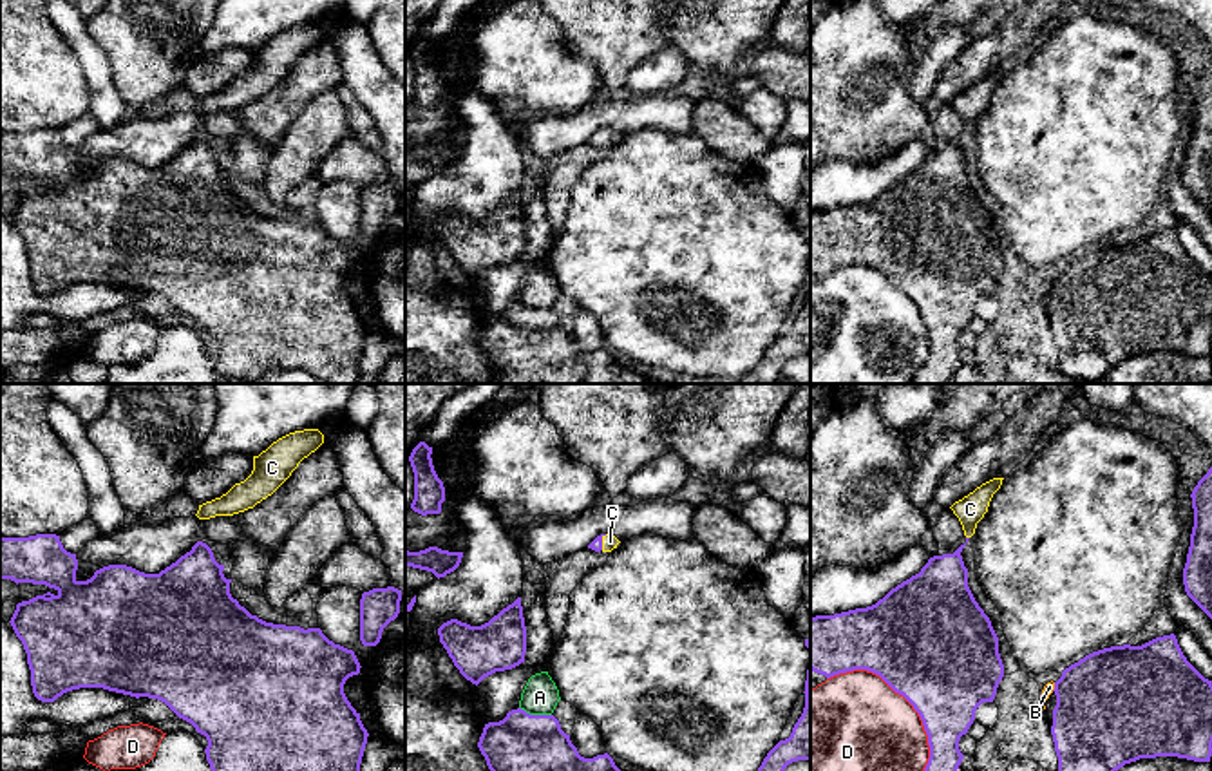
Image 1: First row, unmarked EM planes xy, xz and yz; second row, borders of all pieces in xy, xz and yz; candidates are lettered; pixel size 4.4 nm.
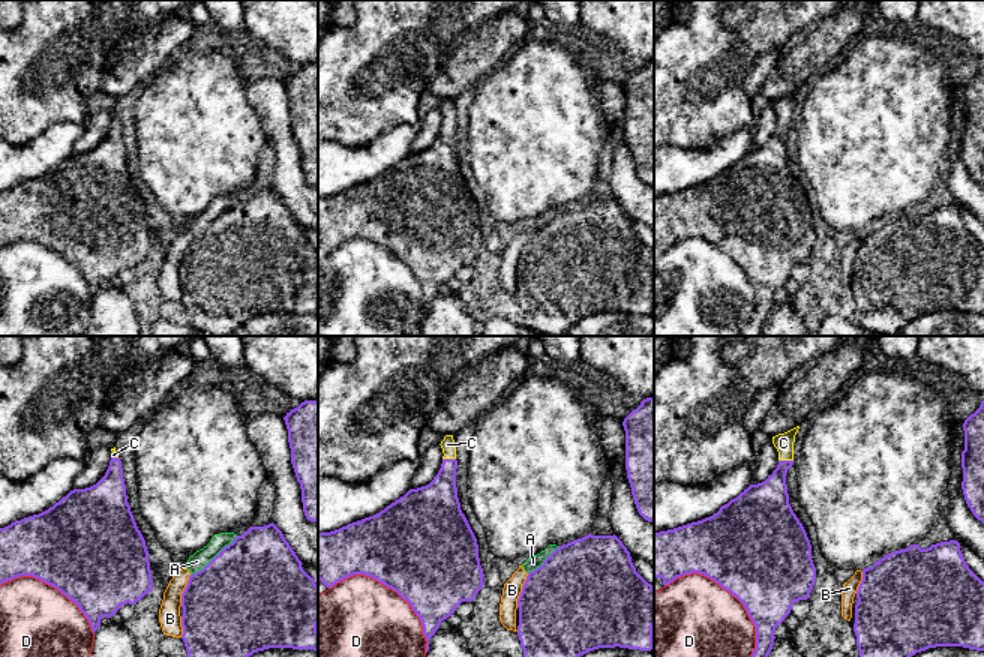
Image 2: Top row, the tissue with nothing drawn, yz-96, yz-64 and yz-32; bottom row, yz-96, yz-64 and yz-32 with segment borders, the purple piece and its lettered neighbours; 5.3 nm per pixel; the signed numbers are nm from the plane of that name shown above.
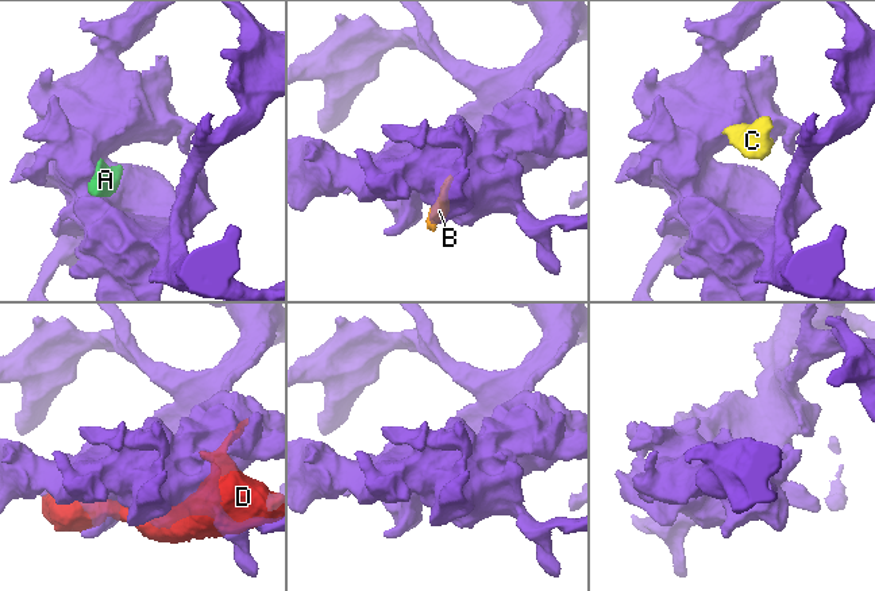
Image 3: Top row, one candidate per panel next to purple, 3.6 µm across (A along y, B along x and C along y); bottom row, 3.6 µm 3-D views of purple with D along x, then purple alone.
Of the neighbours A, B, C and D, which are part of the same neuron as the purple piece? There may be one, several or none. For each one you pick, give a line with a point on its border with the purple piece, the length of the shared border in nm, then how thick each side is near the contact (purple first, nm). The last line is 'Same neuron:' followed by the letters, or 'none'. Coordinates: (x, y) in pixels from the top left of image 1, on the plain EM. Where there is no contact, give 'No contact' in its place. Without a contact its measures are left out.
C: Touches purple at xz (601, 136). Shared border 80 nm. Thickness 50 nm (purple) against 70 nm
Same neuron: C

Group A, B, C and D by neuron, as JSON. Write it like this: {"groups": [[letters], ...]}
{"groups": [["A", "B"], ["C"], ["D"]]}

